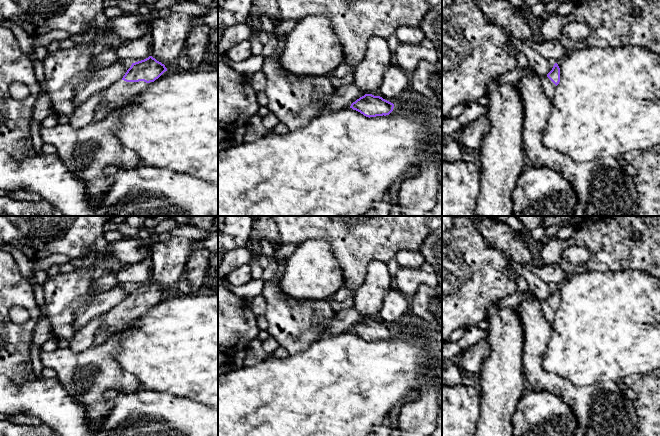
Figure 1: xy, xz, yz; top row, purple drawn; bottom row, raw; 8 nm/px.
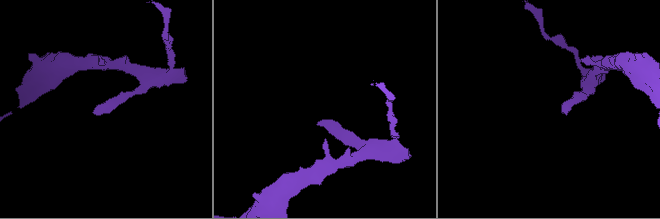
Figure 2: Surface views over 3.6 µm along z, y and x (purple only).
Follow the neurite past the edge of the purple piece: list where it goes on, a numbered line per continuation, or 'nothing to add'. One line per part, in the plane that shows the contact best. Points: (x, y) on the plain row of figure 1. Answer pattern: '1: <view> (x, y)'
1: xy (120, 314)

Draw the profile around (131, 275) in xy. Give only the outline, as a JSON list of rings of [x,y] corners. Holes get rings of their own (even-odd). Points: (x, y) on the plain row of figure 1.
[[[149,261],[123,265],[117,274],[119,284],[135,287],[151,280]]]

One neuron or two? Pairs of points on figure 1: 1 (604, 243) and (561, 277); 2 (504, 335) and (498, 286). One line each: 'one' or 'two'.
1: two
2: two

